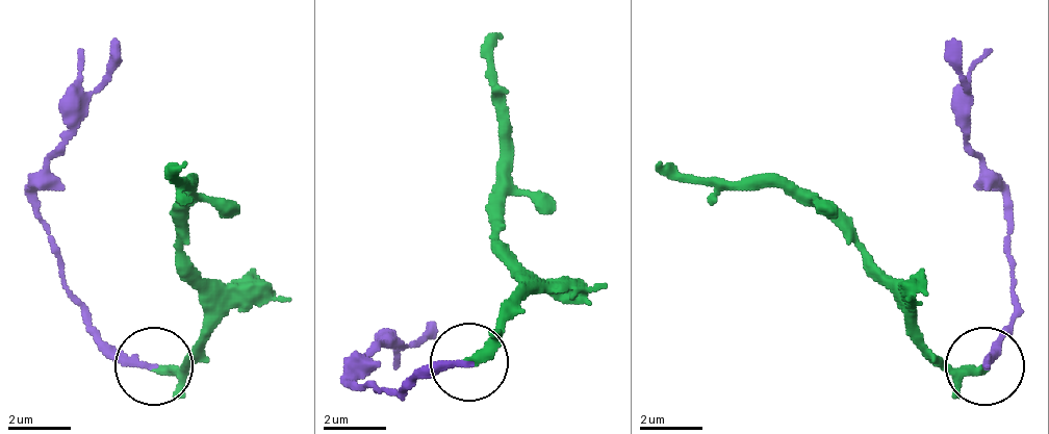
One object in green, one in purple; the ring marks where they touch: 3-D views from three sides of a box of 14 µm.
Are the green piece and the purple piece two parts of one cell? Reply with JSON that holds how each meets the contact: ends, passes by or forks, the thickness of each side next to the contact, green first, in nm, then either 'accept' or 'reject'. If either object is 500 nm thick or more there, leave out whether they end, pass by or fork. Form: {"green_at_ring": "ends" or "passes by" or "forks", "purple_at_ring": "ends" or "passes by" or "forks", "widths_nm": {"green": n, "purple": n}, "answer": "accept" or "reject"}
{"green_at_ring": "ends", "purple_at_ring": "ends", "widths_nm": {"green": 340, "purple": 220}, "answer": "reject"}

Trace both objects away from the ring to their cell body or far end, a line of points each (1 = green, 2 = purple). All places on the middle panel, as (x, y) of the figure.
1: (467, 363), (490, 332), (521, 301), (499, 192), (490, 51), (499, 35)
2: (467, 363), (436, 363), (397, 394), (358, 387), (358, 379), (381, 348), (428, 332)

